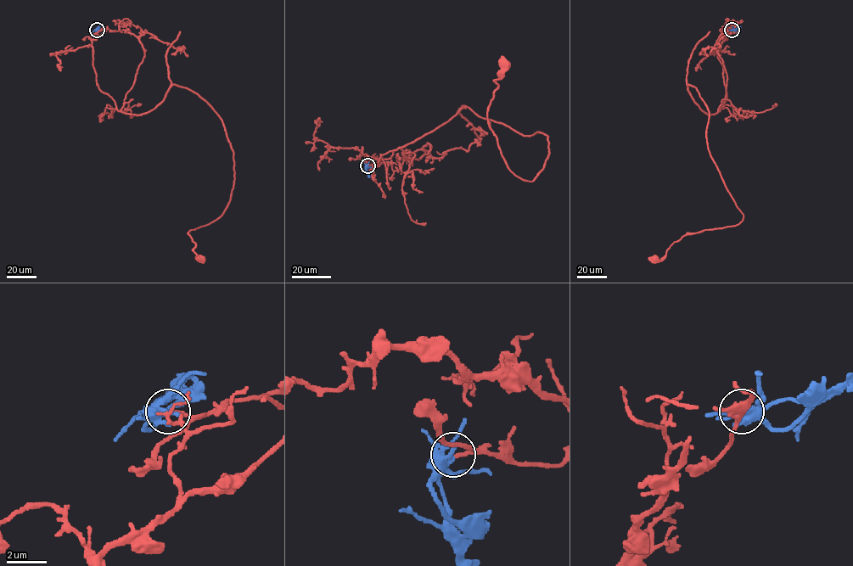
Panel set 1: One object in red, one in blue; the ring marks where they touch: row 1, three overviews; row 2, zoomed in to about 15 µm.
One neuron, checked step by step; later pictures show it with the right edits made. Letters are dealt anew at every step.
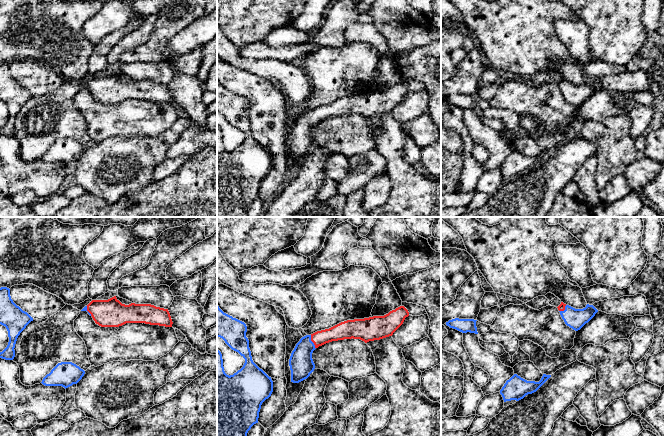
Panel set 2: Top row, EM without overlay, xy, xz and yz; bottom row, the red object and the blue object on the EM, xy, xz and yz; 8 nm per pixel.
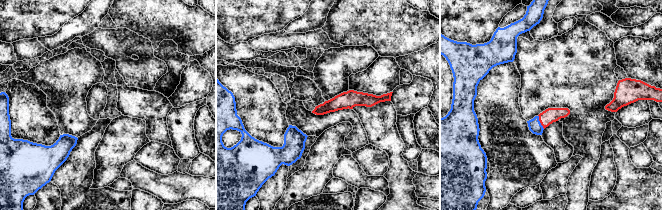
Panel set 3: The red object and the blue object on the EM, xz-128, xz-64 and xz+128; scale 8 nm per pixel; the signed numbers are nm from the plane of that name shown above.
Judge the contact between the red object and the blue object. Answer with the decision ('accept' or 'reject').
accept

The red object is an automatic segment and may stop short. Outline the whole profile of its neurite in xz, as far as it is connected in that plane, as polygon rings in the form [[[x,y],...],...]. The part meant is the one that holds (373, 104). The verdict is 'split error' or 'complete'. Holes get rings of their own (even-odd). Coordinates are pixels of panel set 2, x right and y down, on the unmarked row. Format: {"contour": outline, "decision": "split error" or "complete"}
{"contour": [[[400,82],[384,92],[347,96],[329,105],[302,113],[289,135],[291,158],[299,159],[314,147],[312,129],[319,122],[344,115],[360,115],[367,119],[392,112],[408,92],[408,86]]], "decision": "split error"}

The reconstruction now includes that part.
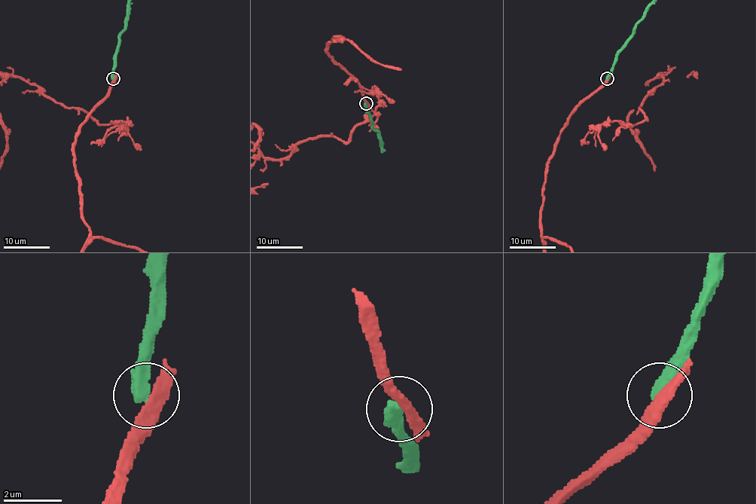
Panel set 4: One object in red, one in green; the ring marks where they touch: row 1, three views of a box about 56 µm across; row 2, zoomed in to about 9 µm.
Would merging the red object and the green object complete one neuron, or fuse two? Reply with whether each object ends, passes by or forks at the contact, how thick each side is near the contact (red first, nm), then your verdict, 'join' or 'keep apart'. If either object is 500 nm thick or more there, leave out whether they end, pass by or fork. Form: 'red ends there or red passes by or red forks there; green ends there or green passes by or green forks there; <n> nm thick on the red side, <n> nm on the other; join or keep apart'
340 nm thick on the red side, 500 nm on the other; keep apart

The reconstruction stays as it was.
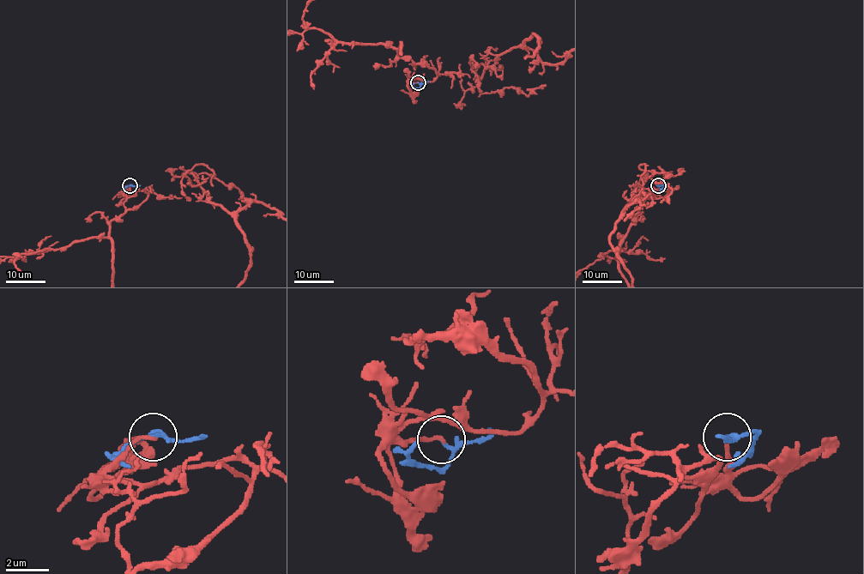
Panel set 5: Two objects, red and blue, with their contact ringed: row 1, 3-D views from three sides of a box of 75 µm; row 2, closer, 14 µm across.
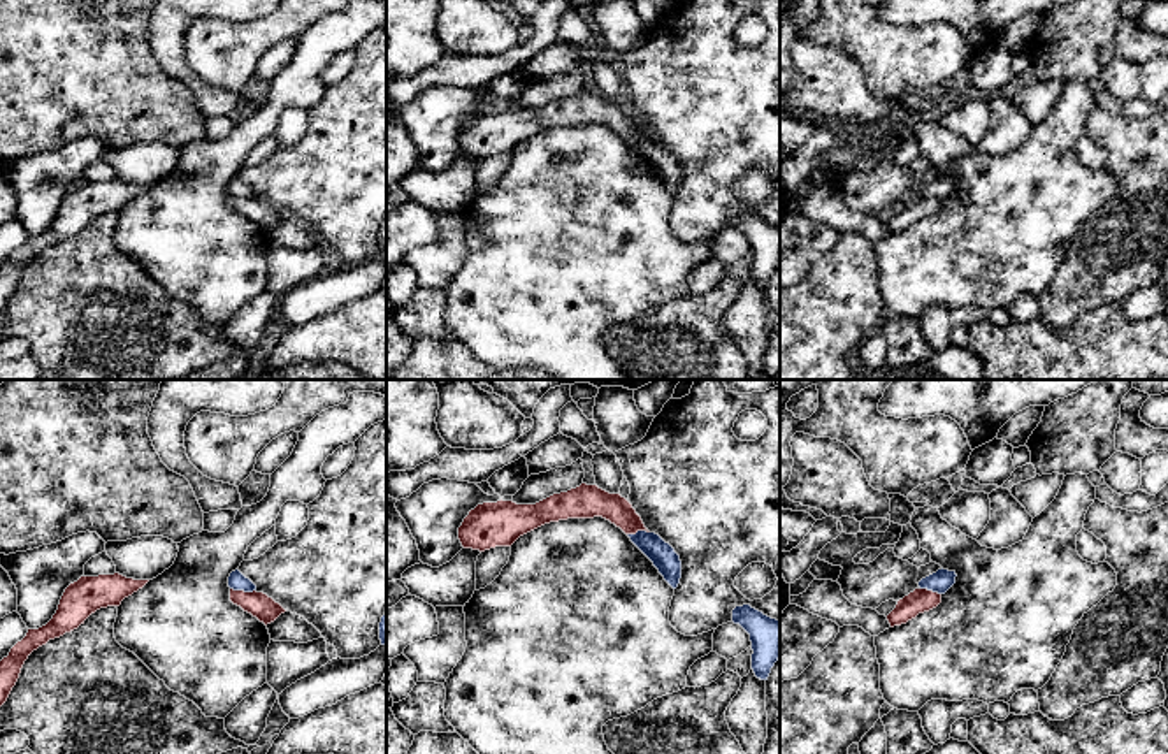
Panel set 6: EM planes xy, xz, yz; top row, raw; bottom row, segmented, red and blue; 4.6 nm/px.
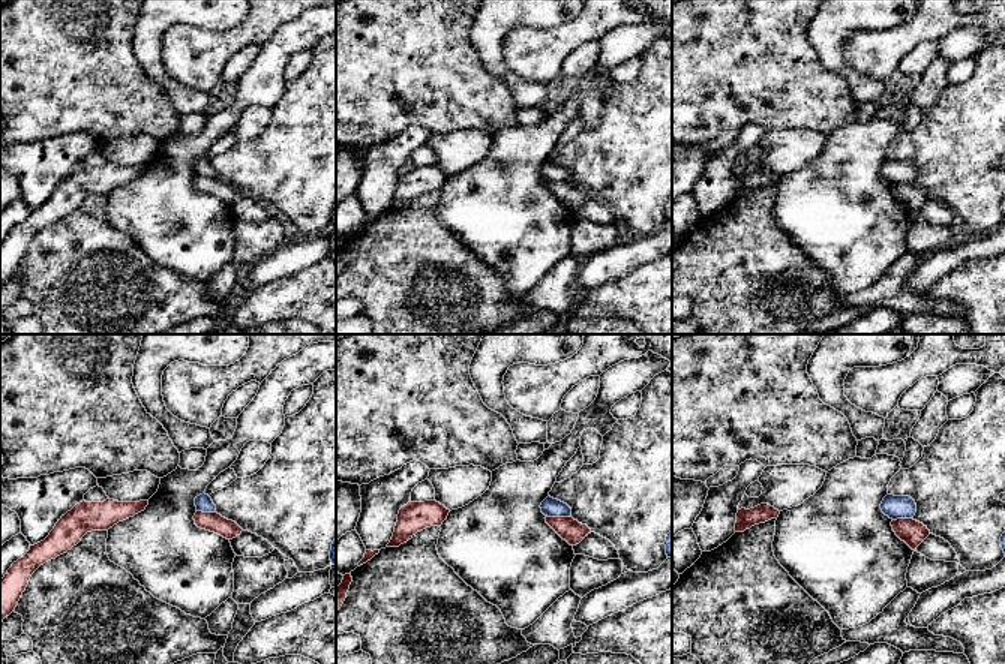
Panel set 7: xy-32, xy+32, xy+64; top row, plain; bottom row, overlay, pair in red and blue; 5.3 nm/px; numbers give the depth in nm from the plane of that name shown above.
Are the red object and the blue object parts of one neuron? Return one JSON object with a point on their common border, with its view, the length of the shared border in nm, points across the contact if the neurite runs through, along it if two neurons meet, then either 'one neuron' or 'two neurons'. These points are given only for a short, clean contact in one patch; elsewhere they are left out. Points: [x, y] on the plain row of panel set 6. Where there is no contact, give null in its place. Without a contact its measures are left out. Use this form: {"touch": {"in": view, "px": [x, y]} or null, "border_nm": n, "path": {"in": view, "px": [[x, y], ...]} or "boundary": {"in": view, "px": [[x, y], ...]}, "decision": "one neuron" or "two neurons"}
{"touch": {"in": "xy", "px": [243, 197]}, "border_nm": 120, "decision": "two neurons"}

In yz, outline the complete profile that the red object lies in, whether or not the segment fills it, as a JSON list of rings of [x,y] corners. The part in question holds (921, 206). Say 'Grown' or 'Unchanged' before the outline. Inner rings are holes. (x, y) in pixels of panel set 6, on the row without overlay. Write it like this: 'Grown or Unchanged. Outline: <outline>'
Unchanged. Outline: [[[915,195],[898,207],[896,214],[887,221],[887,227],[890,234],[901,232],[915,225],[919,220],[936,214],[940,209],[941,200],[927,195]]]

